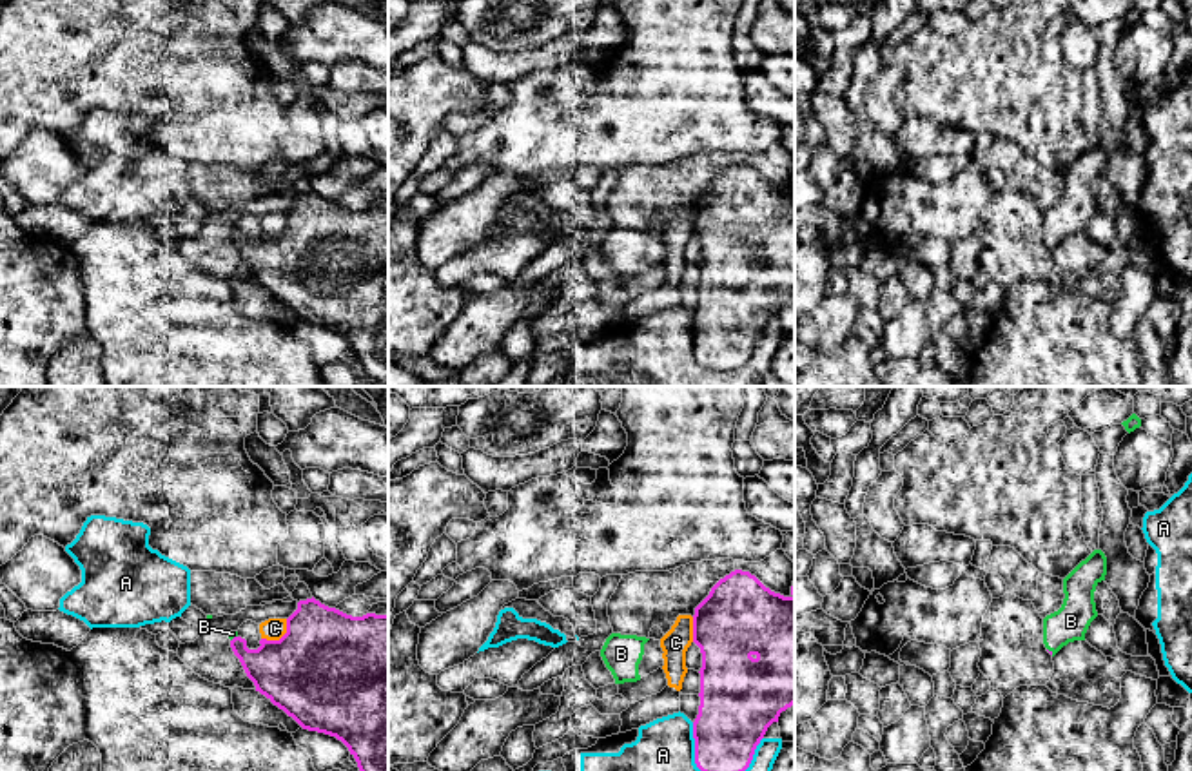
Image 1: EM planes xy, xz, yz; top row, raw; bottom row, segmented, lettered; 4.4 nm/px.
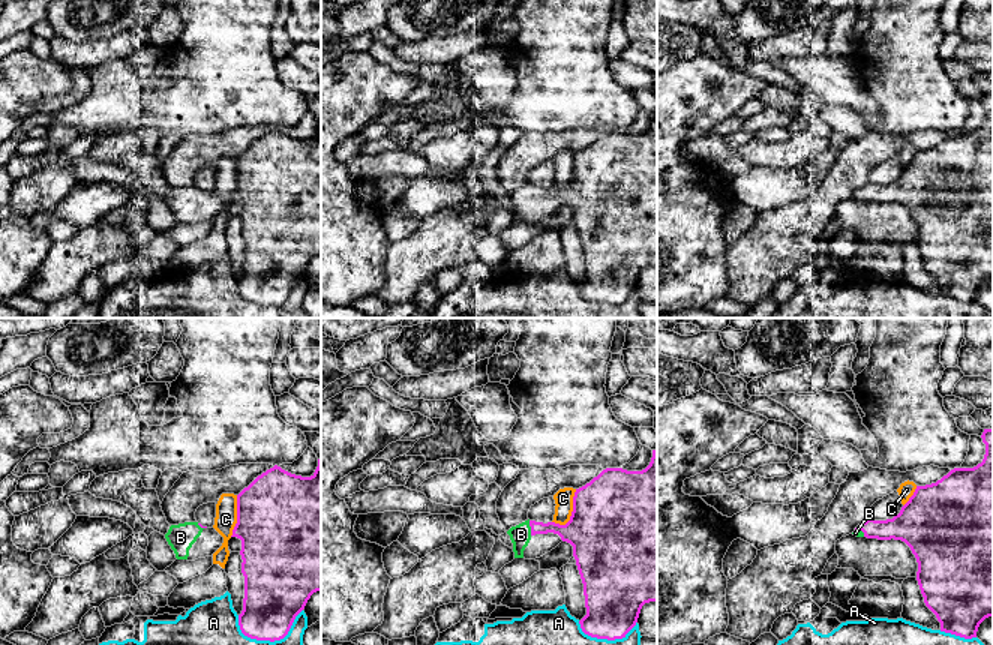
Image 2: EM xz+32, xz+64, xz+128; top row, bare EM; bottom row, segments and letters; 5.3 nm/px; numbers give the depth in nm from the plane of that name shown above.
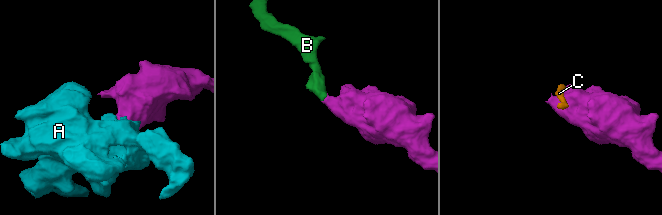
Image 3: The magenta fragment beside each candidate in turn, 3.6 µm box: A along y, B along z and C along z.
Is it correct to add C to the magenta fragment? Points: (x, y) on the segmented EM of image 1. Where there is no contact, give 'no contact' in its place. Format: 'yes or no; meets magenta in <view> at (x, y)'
no; meets magenta in xy at (282, 637)

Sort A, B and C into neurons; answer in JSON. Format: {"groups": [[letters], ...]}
{"groups": [["A"], ["B"], ["C"]]}

